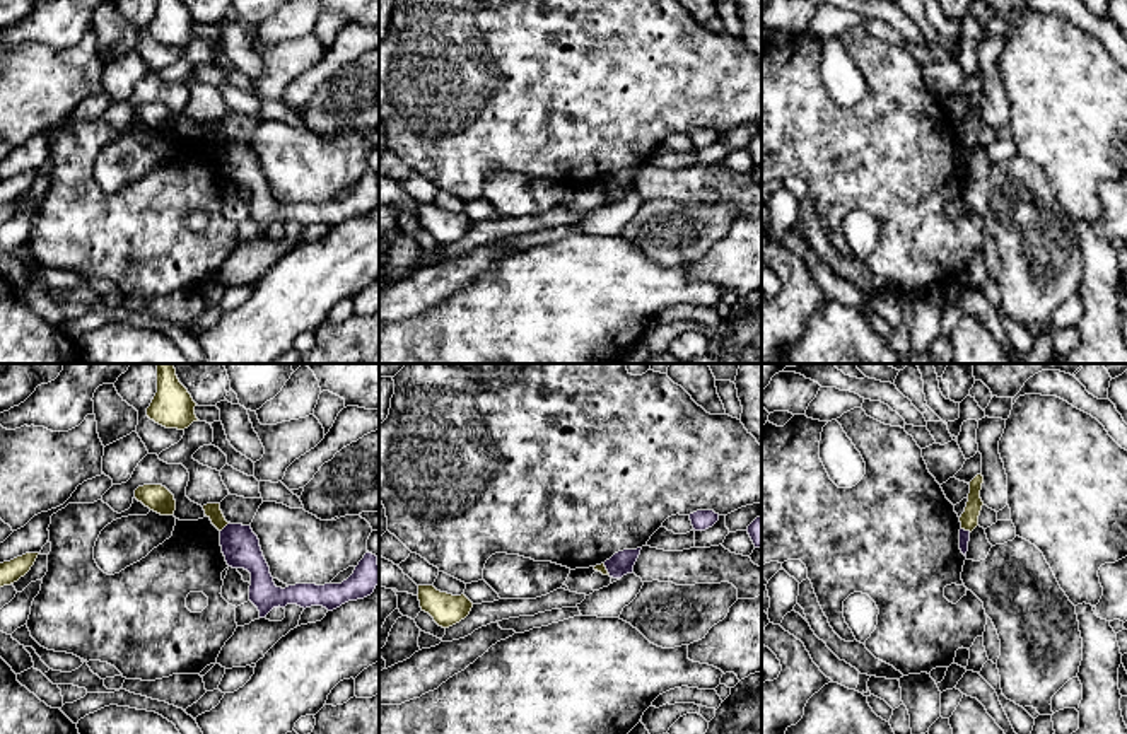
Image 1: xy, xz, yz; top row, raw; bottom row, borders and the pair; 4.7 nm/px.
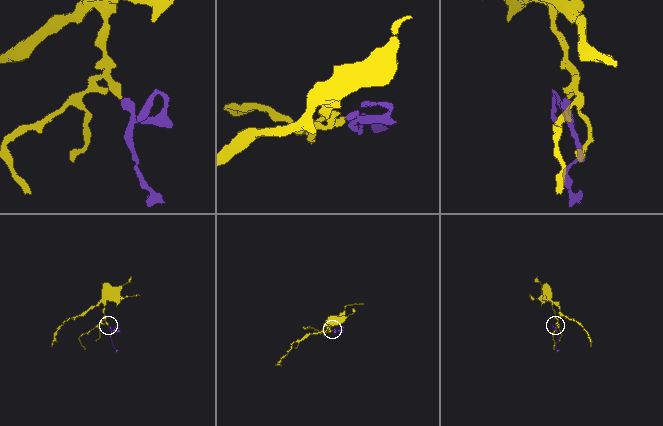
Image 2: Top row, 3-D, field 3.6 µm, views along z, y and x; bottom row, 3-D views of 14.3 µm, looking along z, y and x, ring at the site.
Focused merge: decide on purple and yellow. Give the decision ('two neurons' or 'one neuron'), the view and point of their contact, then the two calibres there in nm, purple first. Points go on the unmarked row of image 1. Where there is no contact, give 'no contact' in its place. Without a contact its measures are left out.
two neurons | xy (224, 145) | 180/70 nm

